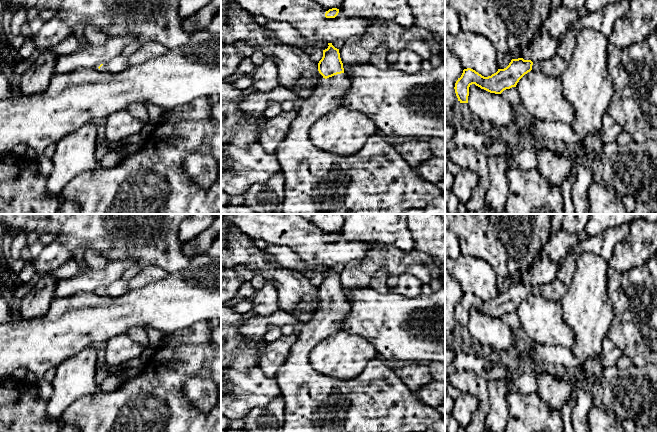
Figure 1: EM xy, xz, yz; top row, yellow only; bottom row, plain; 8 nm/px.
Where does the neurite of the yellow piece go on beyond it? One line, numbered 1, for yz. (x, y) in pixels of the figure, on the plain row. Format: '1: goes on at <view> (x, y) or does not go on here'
1: goes on at yz (555, 290)

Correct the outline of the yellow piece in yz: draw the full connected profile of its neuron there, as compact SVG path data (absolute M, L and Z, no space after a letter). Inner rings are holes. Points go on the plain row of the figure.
M558 279L548 284L532 286L523 282L512 283L509 289L491 300L484 301L475 294L463 294L455 307L455 317L460 327L468 327L469 311L472 308L490 317L501 318L504 314L516 311L519 304L531 294L542 296L548 300L560 302L567 292L568 286Z

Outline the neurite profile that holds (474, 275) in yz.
M461 255L456 259L445 258L445 267L459 282L463 293L471 292L484 301L498 295L498 276L487 261Z

